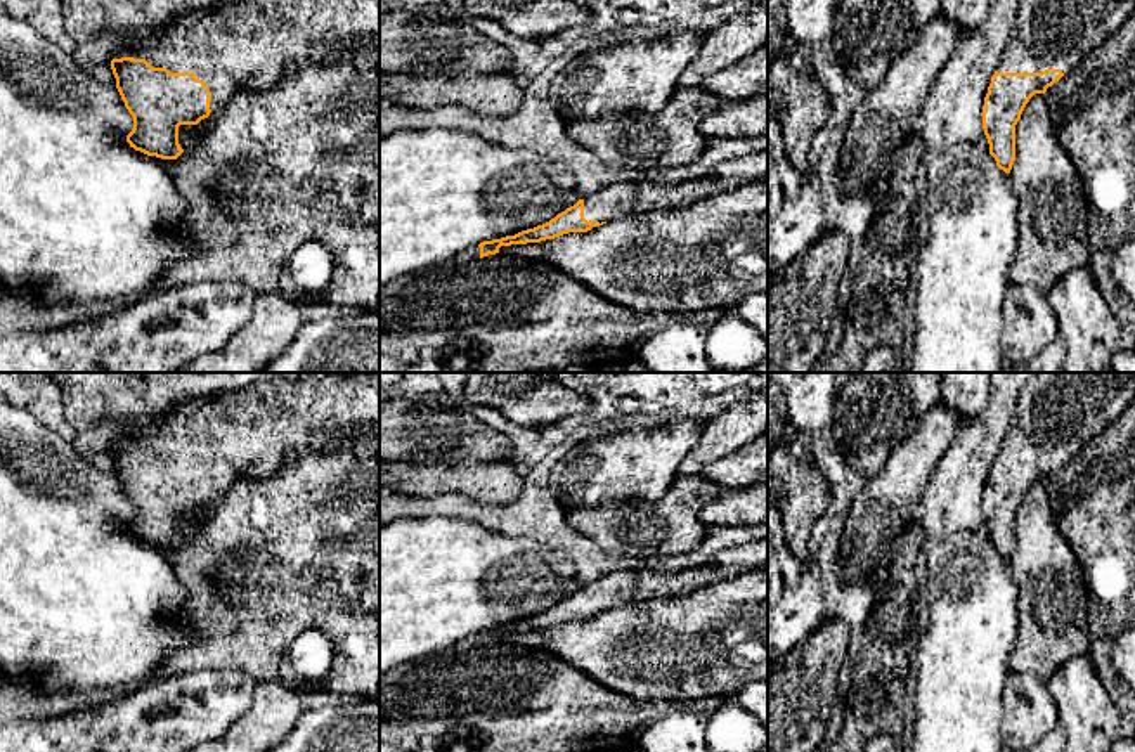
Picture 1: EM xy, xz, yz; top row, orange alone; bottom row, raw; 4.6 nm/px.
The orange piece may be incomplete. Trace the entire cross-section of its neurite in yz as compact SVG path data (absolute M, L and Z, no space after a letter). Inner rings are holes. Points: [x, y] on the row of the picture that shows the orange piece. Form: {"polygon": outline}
{"polygon": "M1022 0L983 106L996 166L1010 173L1015 125L1034 94L1076 69L1132 16L1135 0Z"}

